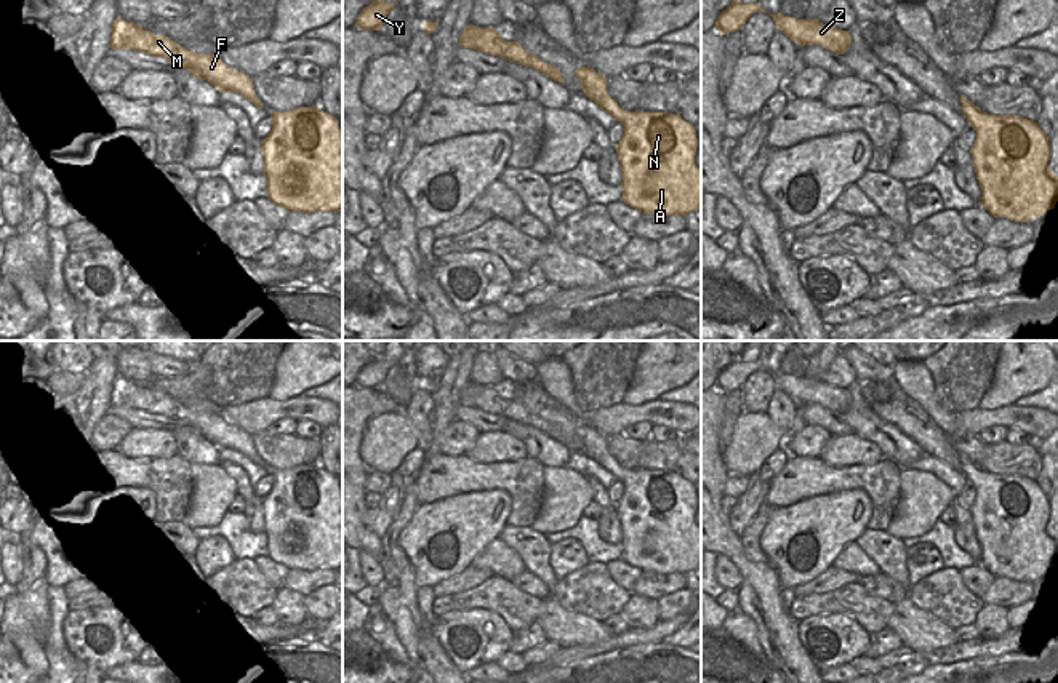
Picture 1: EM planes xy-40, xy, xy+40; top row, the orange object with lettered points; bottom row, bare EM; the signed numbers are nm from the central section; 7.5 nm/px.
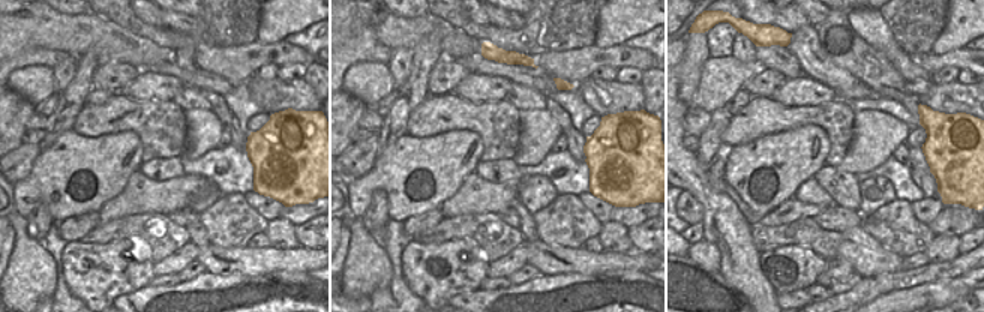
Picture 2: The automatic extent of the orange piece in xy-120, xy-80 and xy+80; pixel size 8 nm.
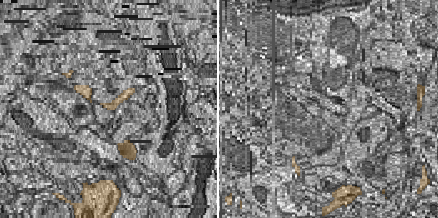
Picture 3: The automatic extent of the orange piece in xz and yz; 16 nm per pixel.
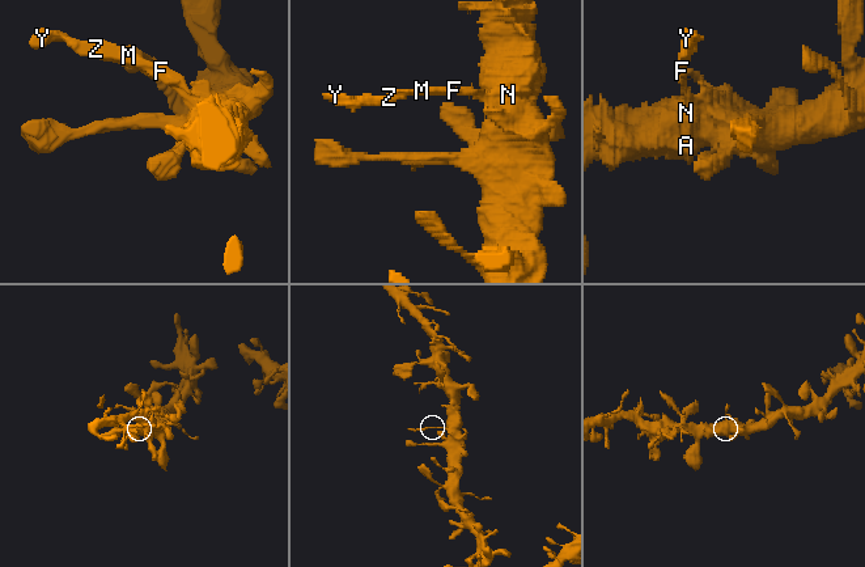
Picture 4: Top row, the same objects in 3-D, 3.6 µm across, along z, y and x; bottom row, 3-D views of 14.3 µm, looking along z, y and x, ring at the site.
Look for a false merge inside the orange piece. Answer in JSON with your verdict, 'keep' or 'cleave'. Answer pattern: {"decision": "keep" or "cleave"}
{"decision": "keep"}

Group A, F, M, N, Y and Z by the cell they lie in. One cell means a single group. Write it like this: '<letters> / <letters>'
A F M N Y Z

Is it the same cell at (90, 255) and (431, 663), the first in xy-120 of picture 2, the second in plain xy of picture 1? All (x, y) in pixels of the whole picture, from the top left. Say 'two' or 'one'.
two

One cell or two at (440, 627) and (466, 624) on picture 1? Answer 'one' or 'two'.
one

